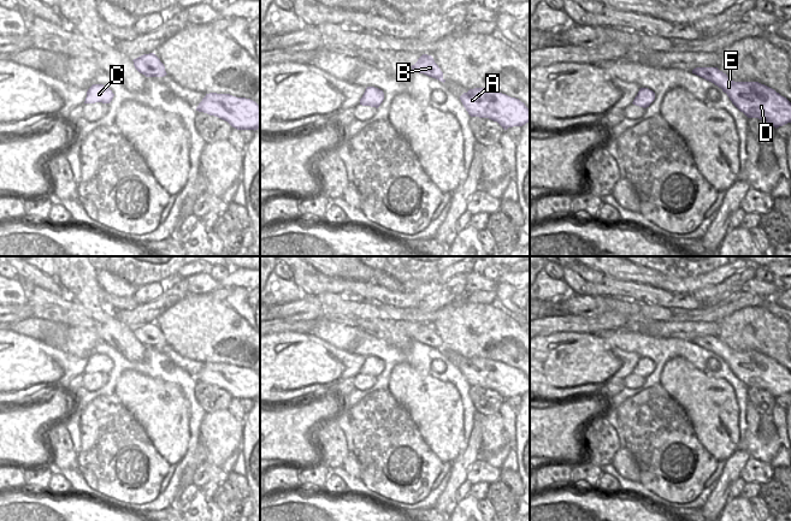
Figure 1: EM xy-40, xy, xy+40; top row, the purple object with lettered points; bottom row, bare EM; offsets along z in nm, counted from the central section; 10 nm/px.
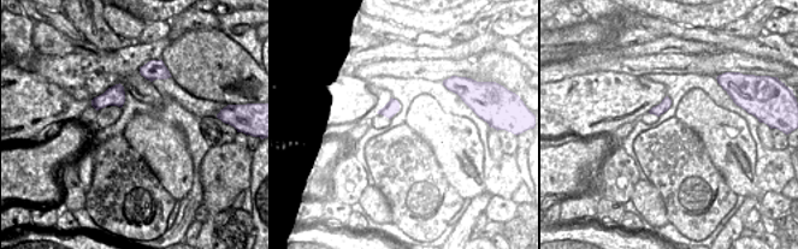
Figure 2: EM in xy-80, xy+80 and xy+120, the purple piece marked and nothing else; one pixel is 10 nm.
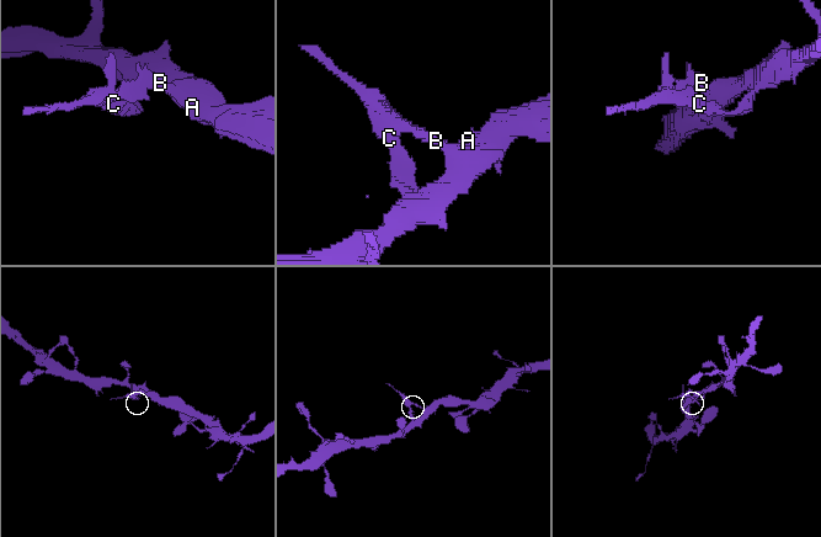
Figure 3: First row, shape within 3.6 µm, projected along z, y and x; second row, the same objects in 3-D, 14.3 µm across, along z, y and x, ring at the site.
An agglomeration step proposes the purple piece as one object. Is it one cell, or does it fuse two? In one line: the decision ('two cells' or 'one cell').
two cells

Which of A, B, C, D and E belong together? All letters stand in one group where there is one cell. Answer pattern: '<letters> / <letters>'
A D E / B C

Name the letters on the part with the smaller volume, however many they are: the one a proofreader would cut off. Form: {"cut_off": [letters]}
{"cut_off": ["B", "C"]}

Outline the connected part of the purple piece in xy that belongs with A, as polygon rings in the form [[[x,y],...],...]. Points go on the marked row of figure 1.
[[[474,88],[460,96],[471,117],[489,118],[504,130],[530,122],[530,109],[519,99],[491,89]]]

